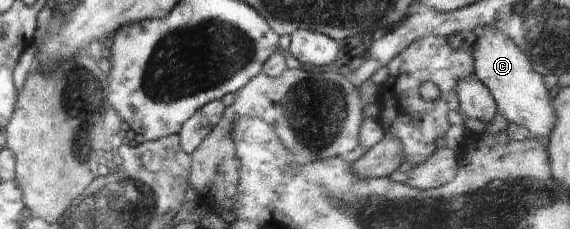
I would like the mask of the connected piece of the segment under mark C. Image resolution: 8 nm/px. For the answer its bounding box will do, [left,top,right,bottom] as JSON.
[471,28,554,138]

